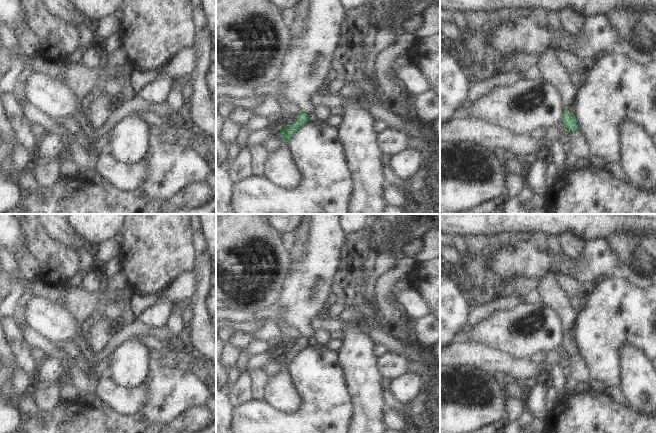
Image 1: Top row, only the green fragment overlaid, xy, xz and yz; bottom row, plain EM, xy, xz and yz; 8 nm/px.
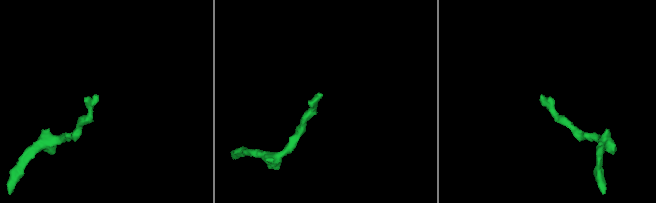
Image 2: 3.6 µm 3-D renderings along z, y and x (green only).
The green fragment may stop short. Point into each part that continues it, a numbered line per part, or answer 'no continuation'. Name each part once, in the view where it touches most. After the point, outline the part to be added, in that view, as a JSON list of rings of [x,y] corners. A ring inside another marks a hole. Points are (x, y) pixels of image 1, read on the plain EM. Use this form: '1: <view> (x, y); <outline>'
no continuation

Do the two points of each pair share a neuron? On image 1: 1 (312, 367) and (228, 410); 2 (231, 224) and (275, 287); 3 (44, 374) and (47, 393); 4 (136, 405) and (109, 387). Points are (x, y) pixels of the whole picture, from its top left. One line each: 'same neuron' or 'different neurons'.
1: different neurons
2: same neuron
3: different neurons
4: same neuron

